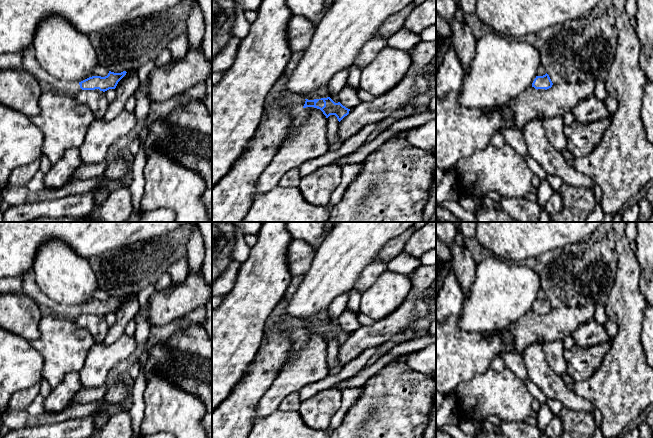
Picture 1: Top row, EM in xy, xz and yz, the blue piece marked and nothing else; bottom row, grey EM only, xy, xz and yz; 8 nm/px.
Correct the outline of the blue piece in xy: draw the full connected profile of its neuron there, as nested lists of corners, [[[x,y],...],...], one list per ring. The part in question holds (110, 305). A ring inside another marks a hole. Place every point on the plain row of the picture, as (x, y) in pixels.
[[[28,271],[22,276],[22,293],[34,300],[46,312],[54,315],[70,318],[75,320],[81,314],[96,314],[107,315],[115,313],[118,306],[126,299],[126,295],[121,297],[114,297],[109,295],[105,301],[92,300],[81,306],[68,306],[57,303],[47,297],[39,288],[36,283],[34,272]]]

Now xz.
[[[284,314],[273,320],[276,326],[281,329],[288,330],[294,334],[306,331],[314,331],[320,333],[328,342],[330,339],[335,339],[340,346],[345,340],[349,338],[350,333],[343,330],[340,326],[335,327],[330,321],[308,324],[304,320],[291,317]]]

